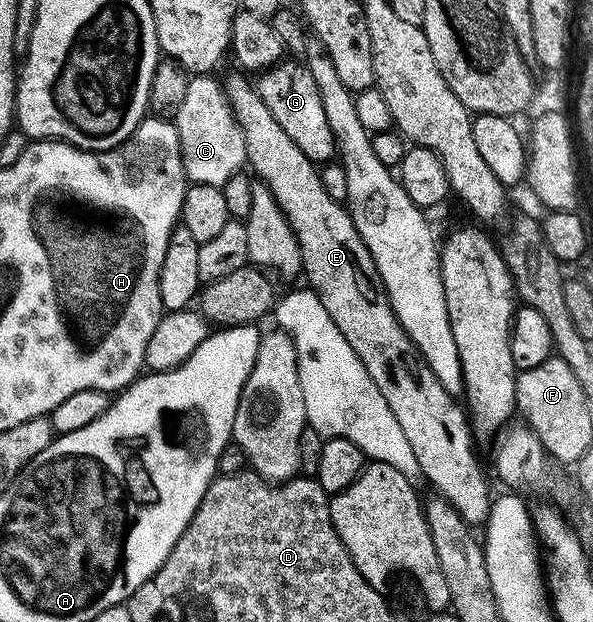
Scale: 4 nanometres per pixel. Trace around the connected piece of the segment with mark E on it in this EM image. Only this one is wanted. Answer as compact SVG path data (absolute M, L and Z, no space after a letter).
M236 73L224 79L223 85L229 107L245 133L245 157L248 165L253 165L252 173L275 196L299 240L301 268L303 278L309 281L306 282L308 289L319 296L319 302L327 308L331 320L335 320L335 327L351 344L386 398L428 484L430 482L437 489L434 491L457 509L470 527L480 527L488 520L491 495L489 482L473 451L475 439L462 403L439 384L429 365L413 347L407 332L403 332L389 297L385 295L385 285L381 283L375 260L371 260L367 244L363 244L353 227L348 209L323 192L318 167L302 152L299 144L279 128L279 120L267 112L254 83L248 82L244 73Z

